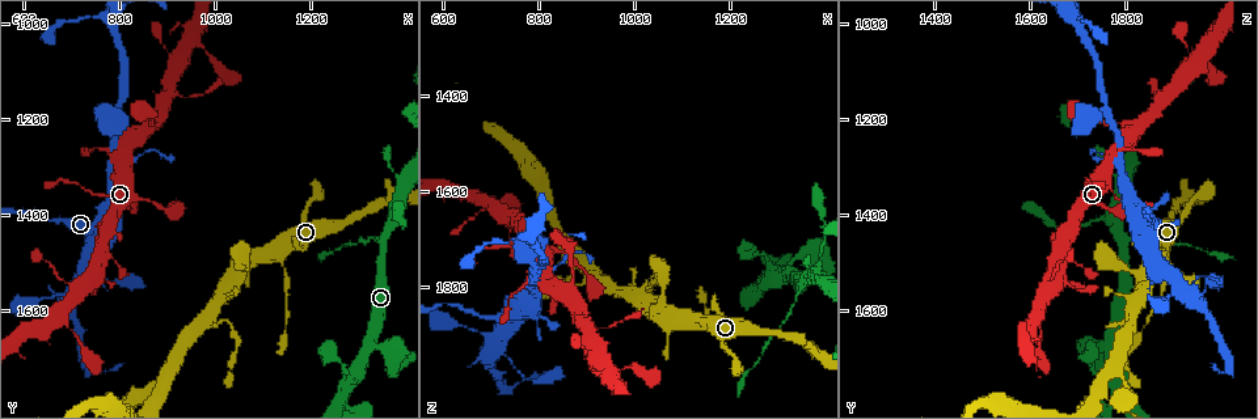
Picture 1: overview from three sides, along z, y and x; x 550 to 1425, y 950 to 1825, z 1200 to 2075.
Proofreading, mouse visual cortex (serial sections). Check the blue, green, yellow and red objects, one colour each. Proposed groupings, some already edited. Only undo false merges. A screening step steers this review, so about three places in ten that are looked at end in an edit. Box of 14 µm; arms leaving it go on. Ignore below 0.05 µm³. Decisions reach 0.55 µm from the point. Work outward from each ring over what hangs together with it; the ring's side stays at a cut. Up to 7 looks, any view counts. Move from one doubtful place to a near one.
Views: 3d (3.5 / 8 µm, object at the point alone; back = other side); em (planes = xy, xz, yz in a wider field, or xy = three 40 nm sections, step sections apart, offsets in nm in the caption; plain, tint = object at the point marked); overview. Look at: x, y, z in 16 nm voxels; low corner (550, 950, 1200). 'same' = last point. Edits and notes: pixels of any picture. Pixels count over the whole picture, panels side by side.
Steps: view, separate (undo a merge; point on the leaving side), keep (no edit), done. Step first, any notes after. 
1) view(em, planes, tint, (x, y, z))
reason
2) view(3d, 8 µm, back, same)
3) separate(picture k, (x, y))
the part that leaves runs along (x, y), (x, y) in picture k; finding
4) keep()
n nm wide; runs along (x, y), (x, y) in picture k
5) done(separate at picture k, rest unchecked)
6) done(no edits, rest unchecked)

view(3d, 3.5 µm, (1355, 1675, 1735))
branch point

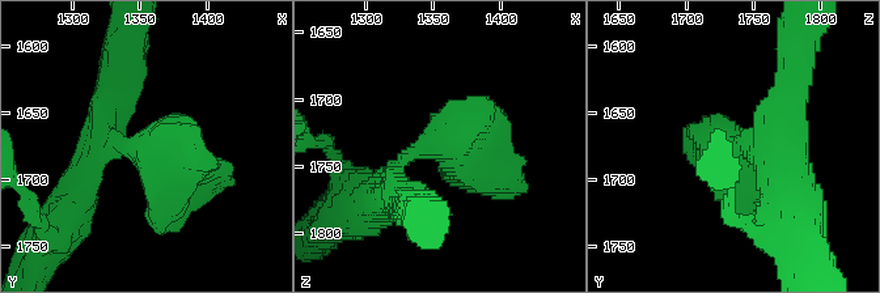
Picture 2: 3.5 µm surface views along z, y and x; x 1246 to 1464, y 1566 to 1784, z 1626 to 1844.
view(em, xy, step 2, tint, (1350, 1678, 1734))
need the tissue

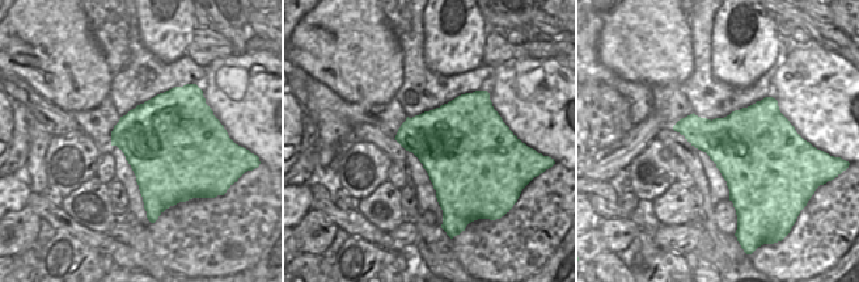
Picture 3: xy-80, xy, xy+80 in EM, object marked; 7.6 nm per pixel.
view(em, xy, step 5, tint, same)

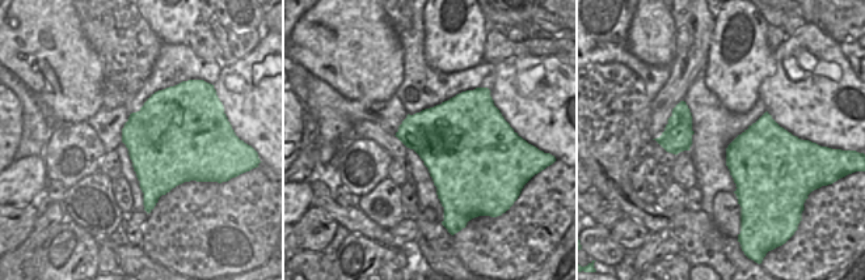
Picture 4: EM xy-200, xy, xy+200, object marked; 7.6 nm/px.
keep()
runs along (98, 137), (227, 182) in picture 2; continuous, no second cell

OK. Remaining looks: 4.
view(3d, 3.5 µm, back, (1345, 1455, 1800))
side arm on a straight run

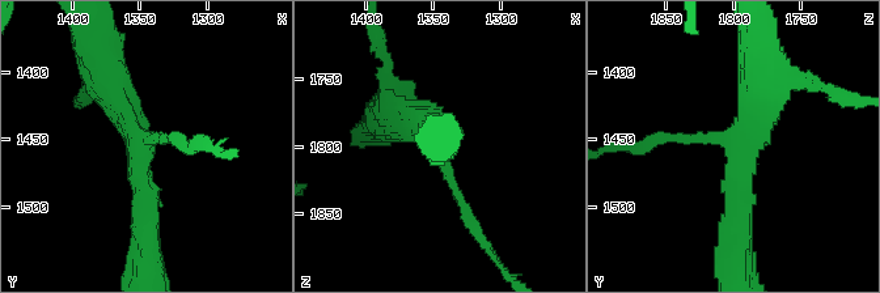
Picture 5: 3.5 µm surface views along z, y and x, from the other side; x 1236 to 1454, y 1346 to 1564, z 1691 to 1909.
view(em, xy, step 5, tint, (1348, 1460, 1798))
3 arms; arms of 150, 300, 300 nm

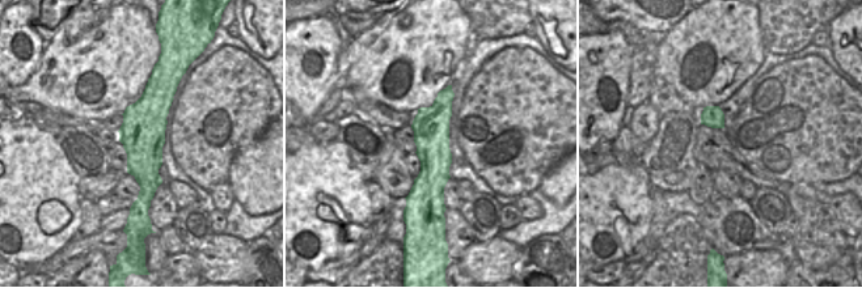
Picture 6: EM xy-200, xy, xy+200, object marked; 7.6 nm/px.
view(em, xy, step 1, tint, same)
another direction

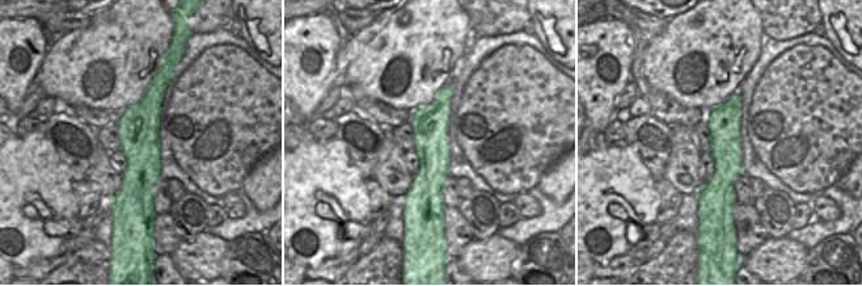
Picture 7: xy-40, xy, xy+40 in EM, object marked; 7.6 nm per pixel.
separate(picture 5, (665, 137))
280 nm wide; the part that leaves runs along (701, 139), (621, 147) in picture 5; a second cell is stuck on

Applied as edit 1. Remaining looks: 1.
done(separate at picture 5, rest unchecked)

